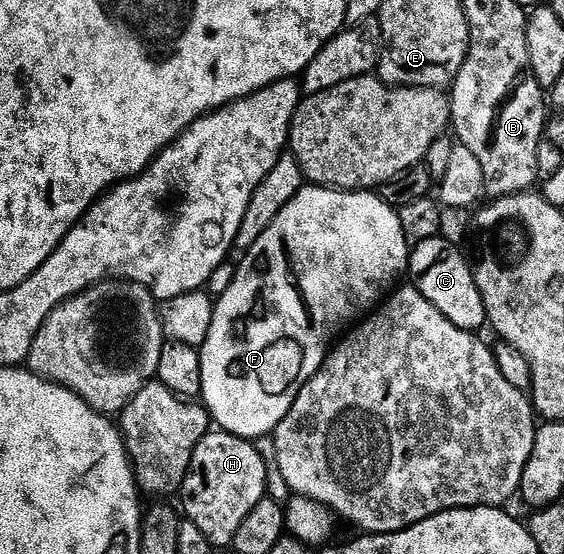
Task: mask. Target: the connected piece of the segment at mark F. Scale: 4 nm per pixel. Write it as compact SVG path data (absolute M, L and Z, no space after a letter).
M333 185L302 186L301 190L295 193L295 197L291 197L291 201L287 201L287 205L279 209L279 217L275 217L275 221L267 225L267 229L261 234L259 241L255 241L253 248L244 252L242 259L245 260L242 261L241 268L234 273L233 280L230 281L229 288L222 293L221 299L219 295L216 300L207 341L199 348L201 352L200 398L212 422L220 430L230 431L233 435L254 441L260 440L260 435L268 436L276 431L283 417L287 417L291 405L295 405L306 383L315 378L317 370L325 363L331 348L338 342L342 332L354 321L368 316L404 280L401 278L406 278L411 248L407 245L407 237L403 237L403 225L399 225L398 208L392 207L387 200L380 199L377 195L380 194L369 189L338 189Z

